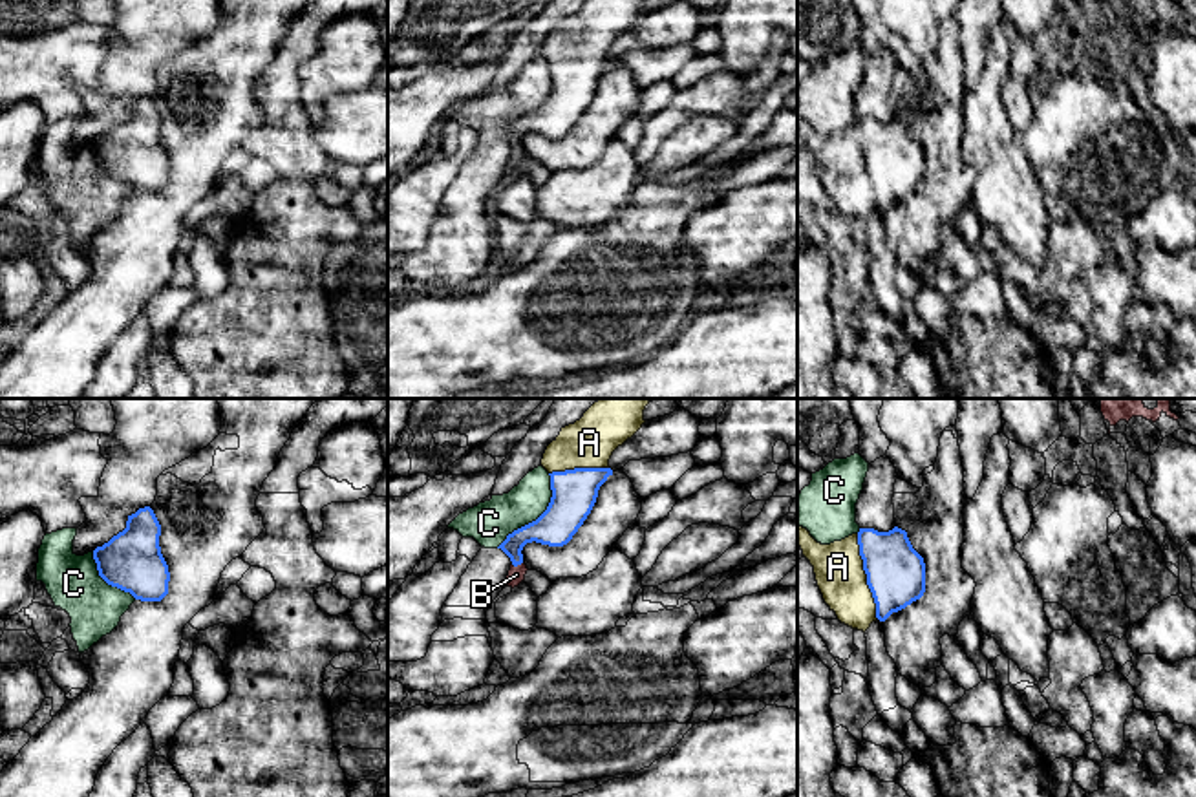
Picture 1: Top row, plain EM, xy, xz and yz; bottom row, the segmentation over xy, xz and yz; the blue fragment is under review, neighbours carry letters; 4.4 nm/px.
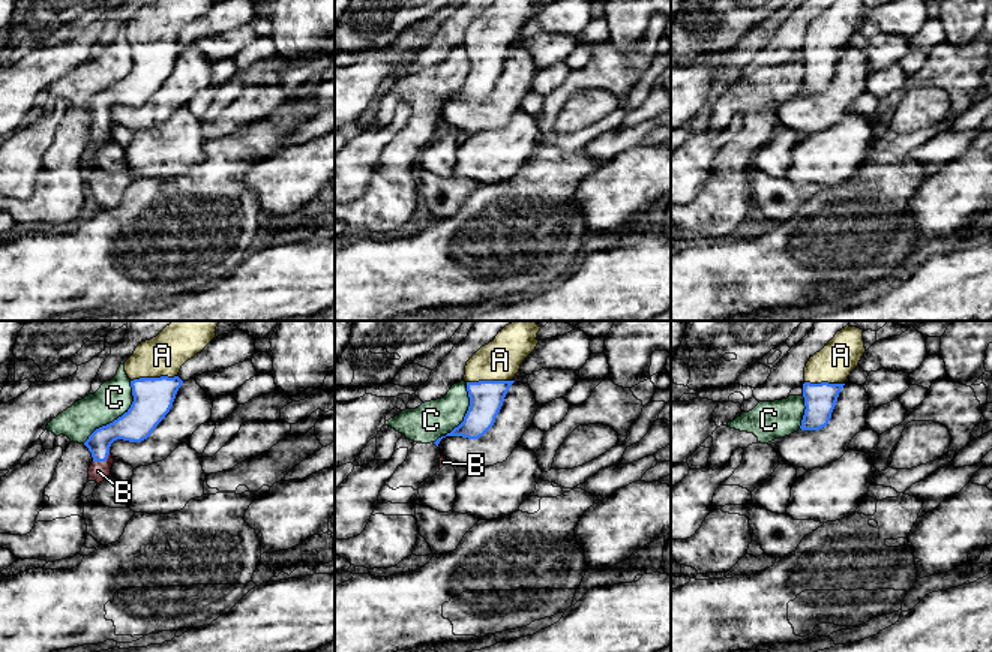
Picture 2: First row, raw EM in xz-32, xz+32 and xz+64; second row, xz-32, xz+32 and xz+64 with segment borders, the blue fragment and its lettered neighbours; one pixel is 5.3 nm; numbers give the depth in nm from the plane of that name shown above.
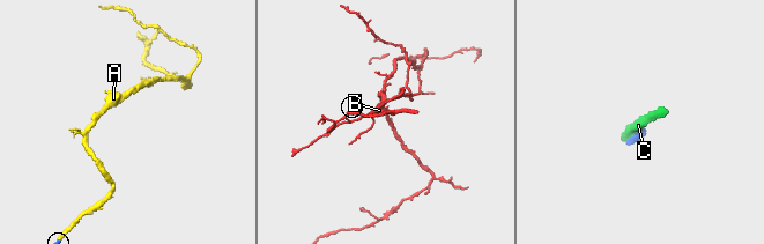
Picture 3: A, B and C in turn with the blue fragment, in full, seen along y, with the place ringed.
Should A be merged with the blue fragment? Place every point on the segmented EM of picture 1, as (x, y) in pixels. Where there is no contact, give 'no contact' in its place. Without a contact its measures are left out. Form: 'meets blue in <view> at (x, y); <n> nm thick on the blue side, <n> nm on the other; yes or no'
meets blue in yz at (867, 576); 260 nm thick on the blue side, 220 nm on the other; yes

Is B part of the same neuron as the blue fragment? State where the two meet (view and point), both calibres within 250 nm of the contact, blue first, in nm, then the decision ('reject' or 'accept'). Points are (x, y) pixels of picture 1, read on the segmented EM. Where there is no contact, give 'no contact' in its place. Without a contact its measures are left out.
xz (516, 565) | 170/80 nm | accept

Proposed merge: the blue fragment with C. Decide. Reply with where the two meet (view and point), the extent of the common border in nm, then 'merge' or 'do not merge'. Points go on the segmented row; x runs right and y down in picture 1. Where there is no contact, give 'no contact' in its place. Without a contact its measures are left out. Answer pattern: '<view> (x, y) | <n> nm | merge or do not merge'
xz (540, 516) | 400 nm | do not merge

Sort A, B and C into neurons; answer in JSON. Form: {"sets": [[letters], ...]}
{"sets": [["A", "B"], ["C"]]}

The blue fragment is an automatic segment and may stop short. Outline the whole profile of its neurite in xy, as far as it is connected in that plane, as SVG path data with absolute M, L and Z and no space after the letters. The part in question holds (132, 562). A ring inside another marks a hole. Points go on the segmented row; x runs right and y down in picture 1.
M150 506L128 515L126 528L93 550L99 576L141 601L168 594L170 572L159 547L161 525Z

